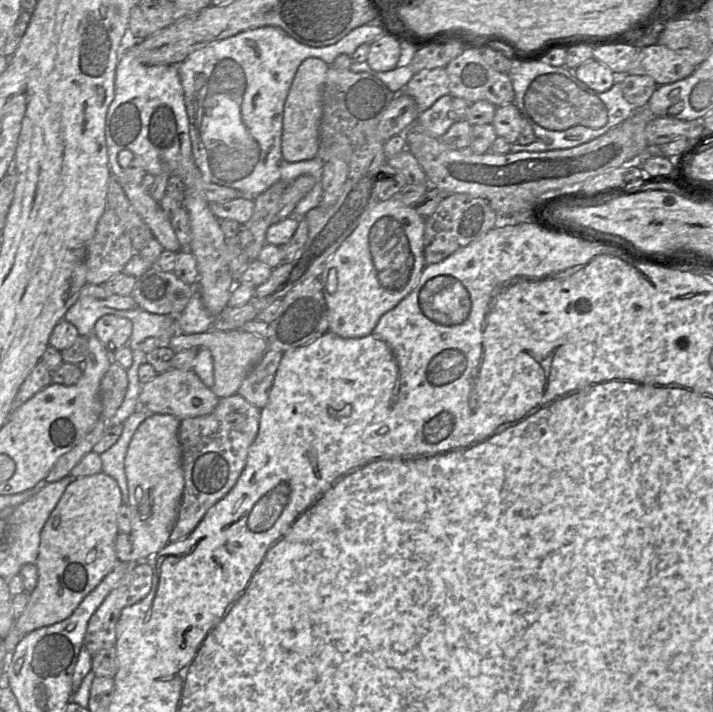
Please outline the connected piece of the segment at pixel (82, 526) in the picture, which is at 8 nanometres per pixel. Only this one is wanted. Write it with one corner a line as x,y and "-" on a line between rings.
103,472
74,478
67,486
41,531
39,552
35,562
38,583
30,593
24,612
14,623
22,634
55,624
71,616
81,601
120,562
116,557
115,539
119,533
117,520
121,505
122,495
117,481

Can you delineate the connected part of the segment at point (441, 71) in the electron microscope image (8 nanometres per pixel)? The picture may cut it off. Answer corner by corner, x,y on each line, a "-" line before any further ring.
435,68
415,73
402,92
414,98
420,114
430,108
440,97
449,94
447,72
445,68

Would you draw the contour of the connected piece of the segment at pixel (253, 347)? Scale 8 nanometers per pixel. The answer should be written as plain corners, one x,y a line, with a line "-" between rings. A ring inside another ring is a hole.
210,329
203,333
181,333
173,336
169,342
169,348
175,354
186,349
209,349
213,358
214,375
214,384
211,389
219,399
222,399
237,393
245,377
267,351
268,340
267,338
242,330
217,331

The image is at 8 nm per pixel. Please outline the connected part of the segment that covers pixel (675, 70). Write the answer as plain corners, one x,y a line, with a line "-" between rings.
656,43
639,49
627,74
647,75
658,85
665,85
690,76
697,67
675,51

